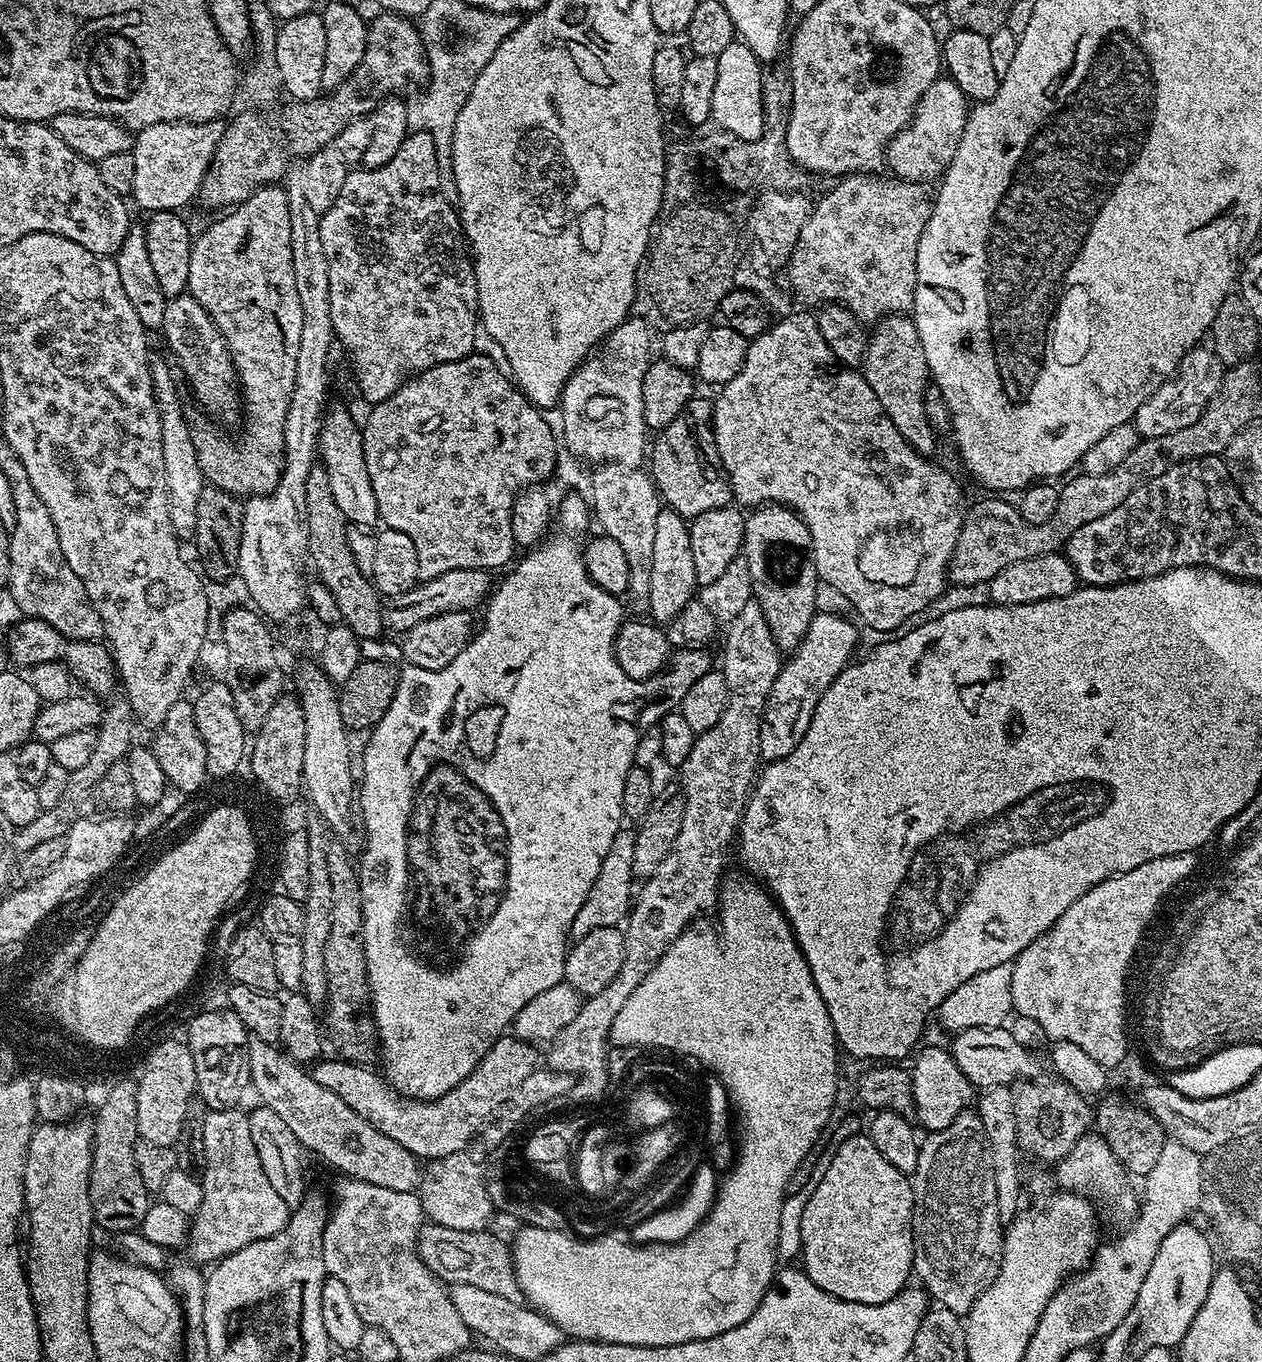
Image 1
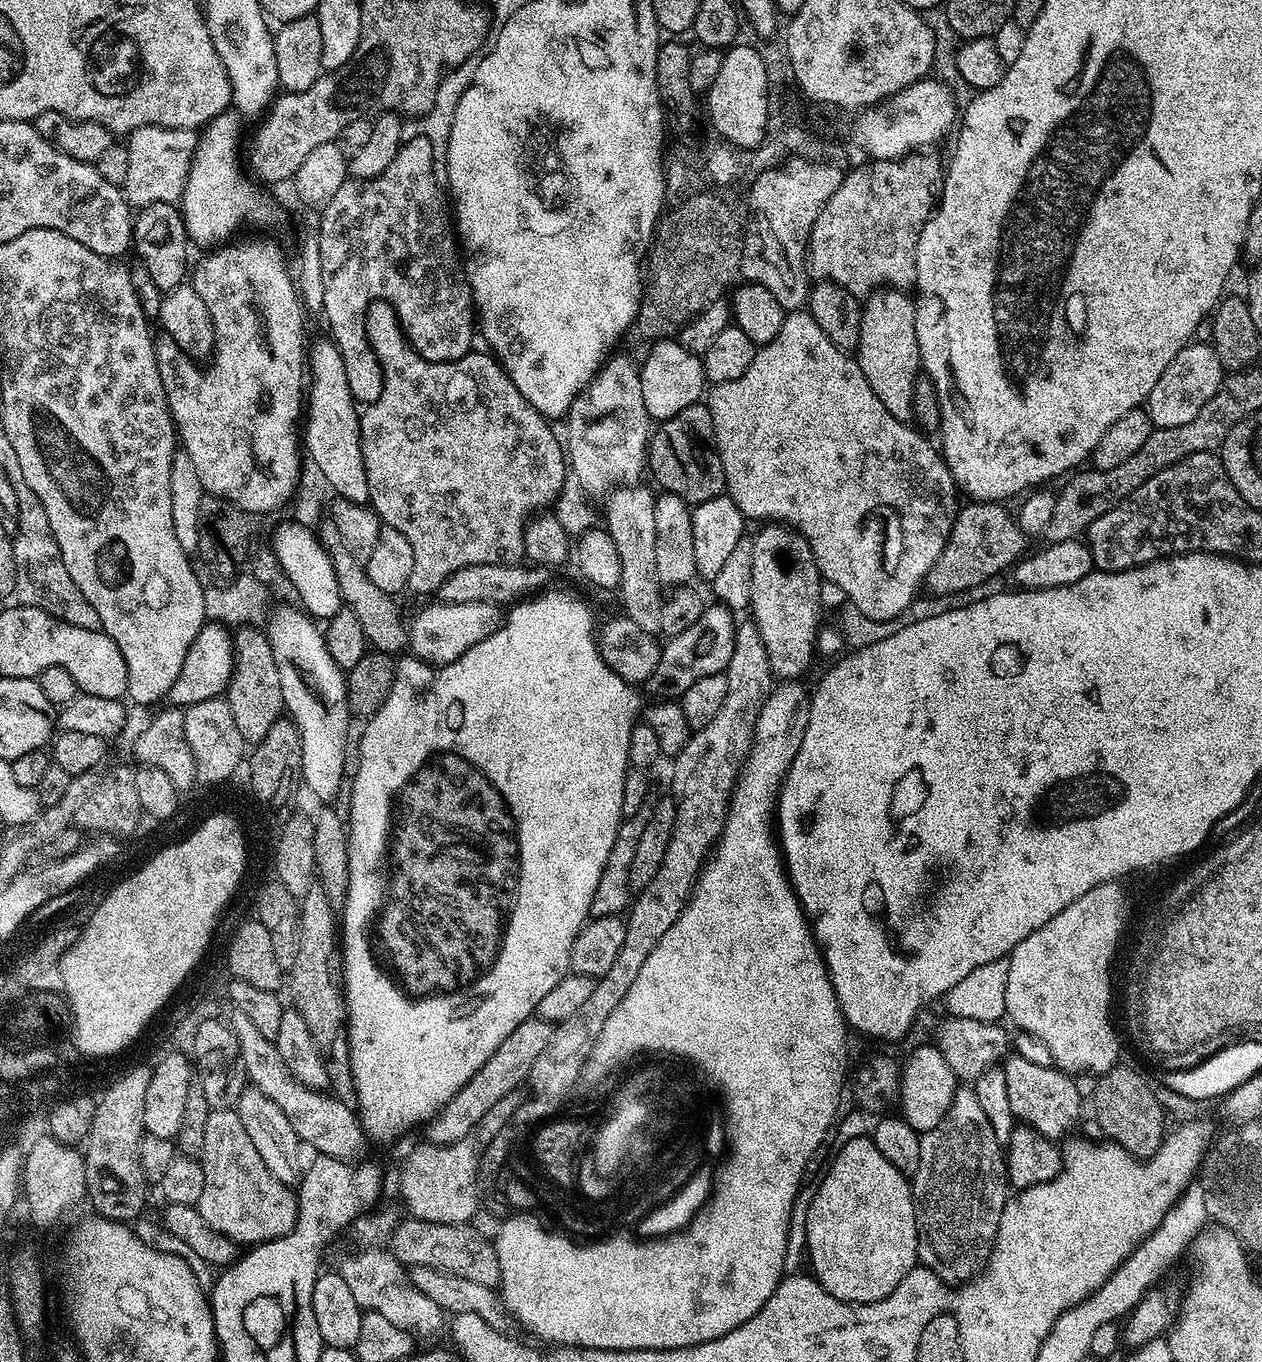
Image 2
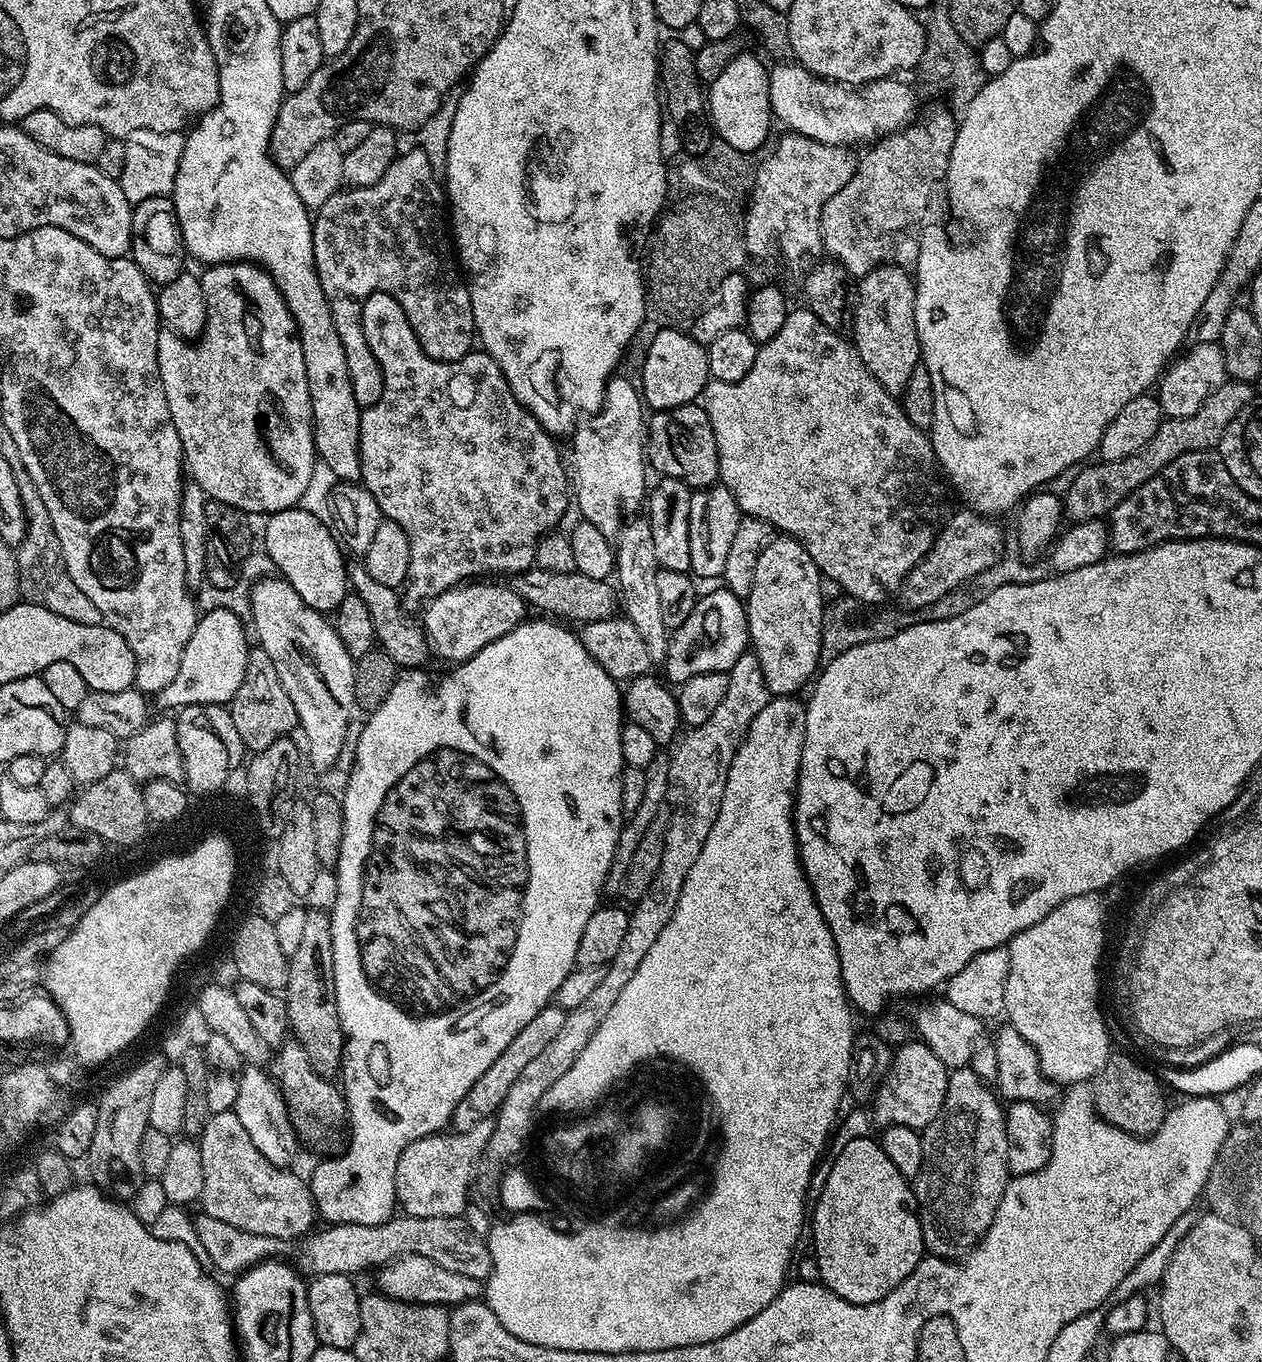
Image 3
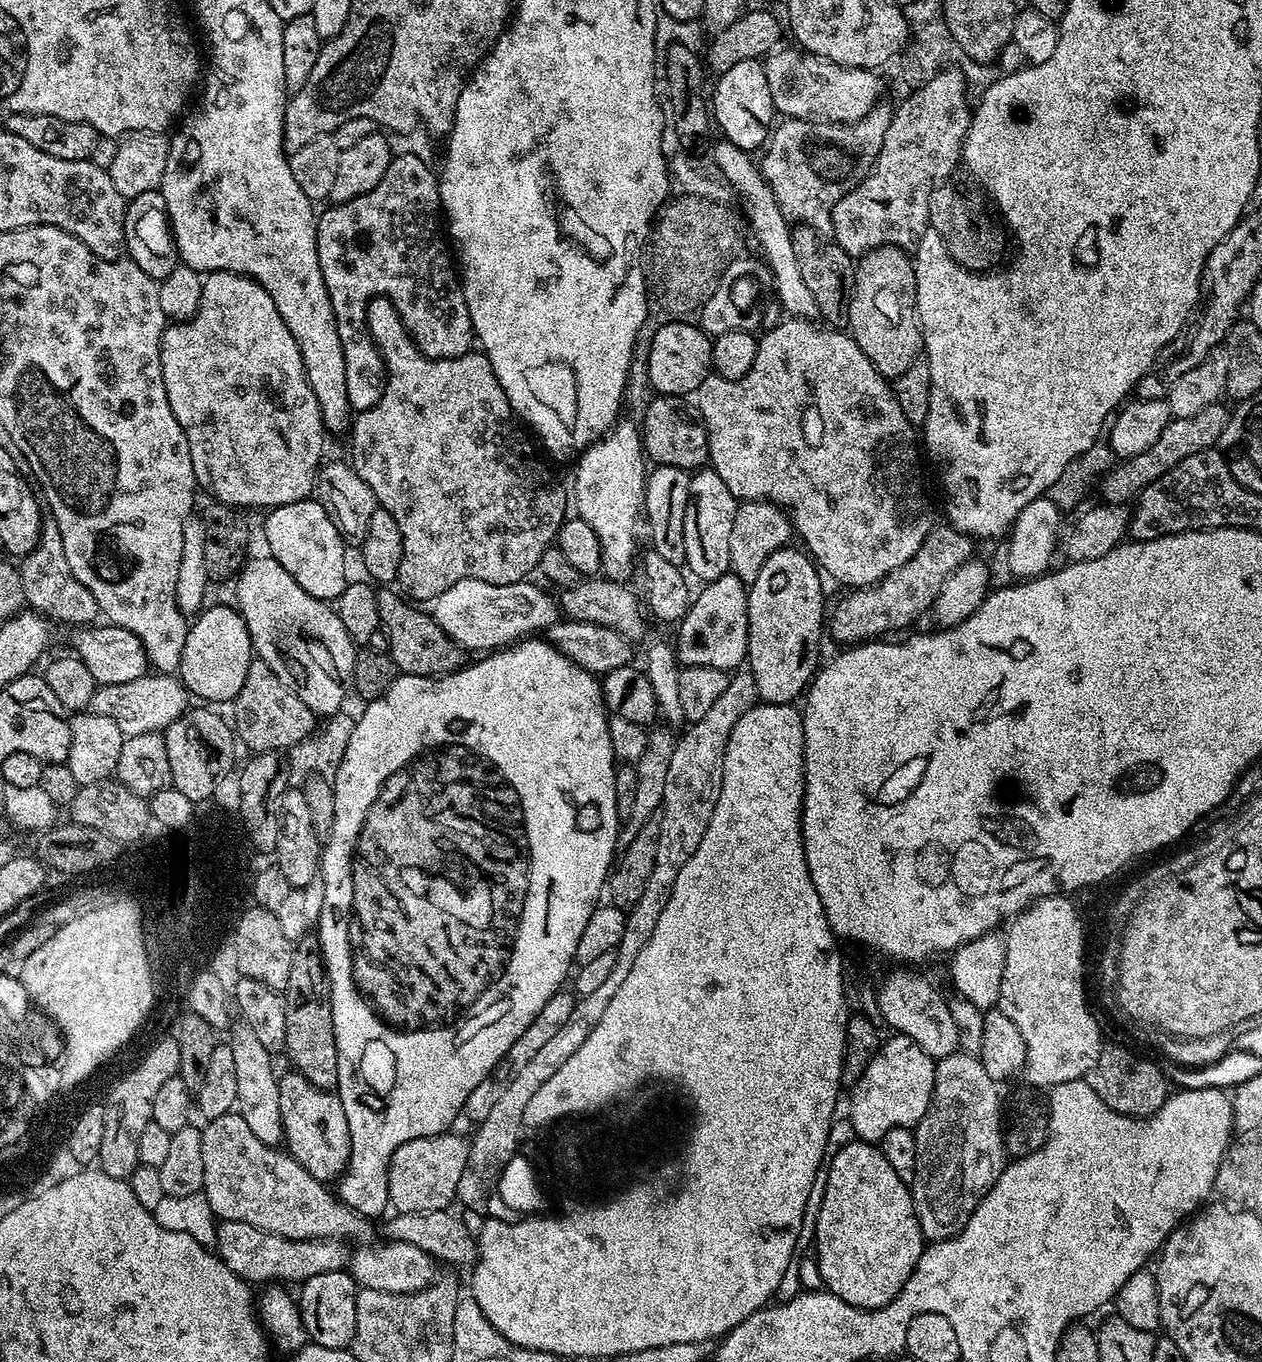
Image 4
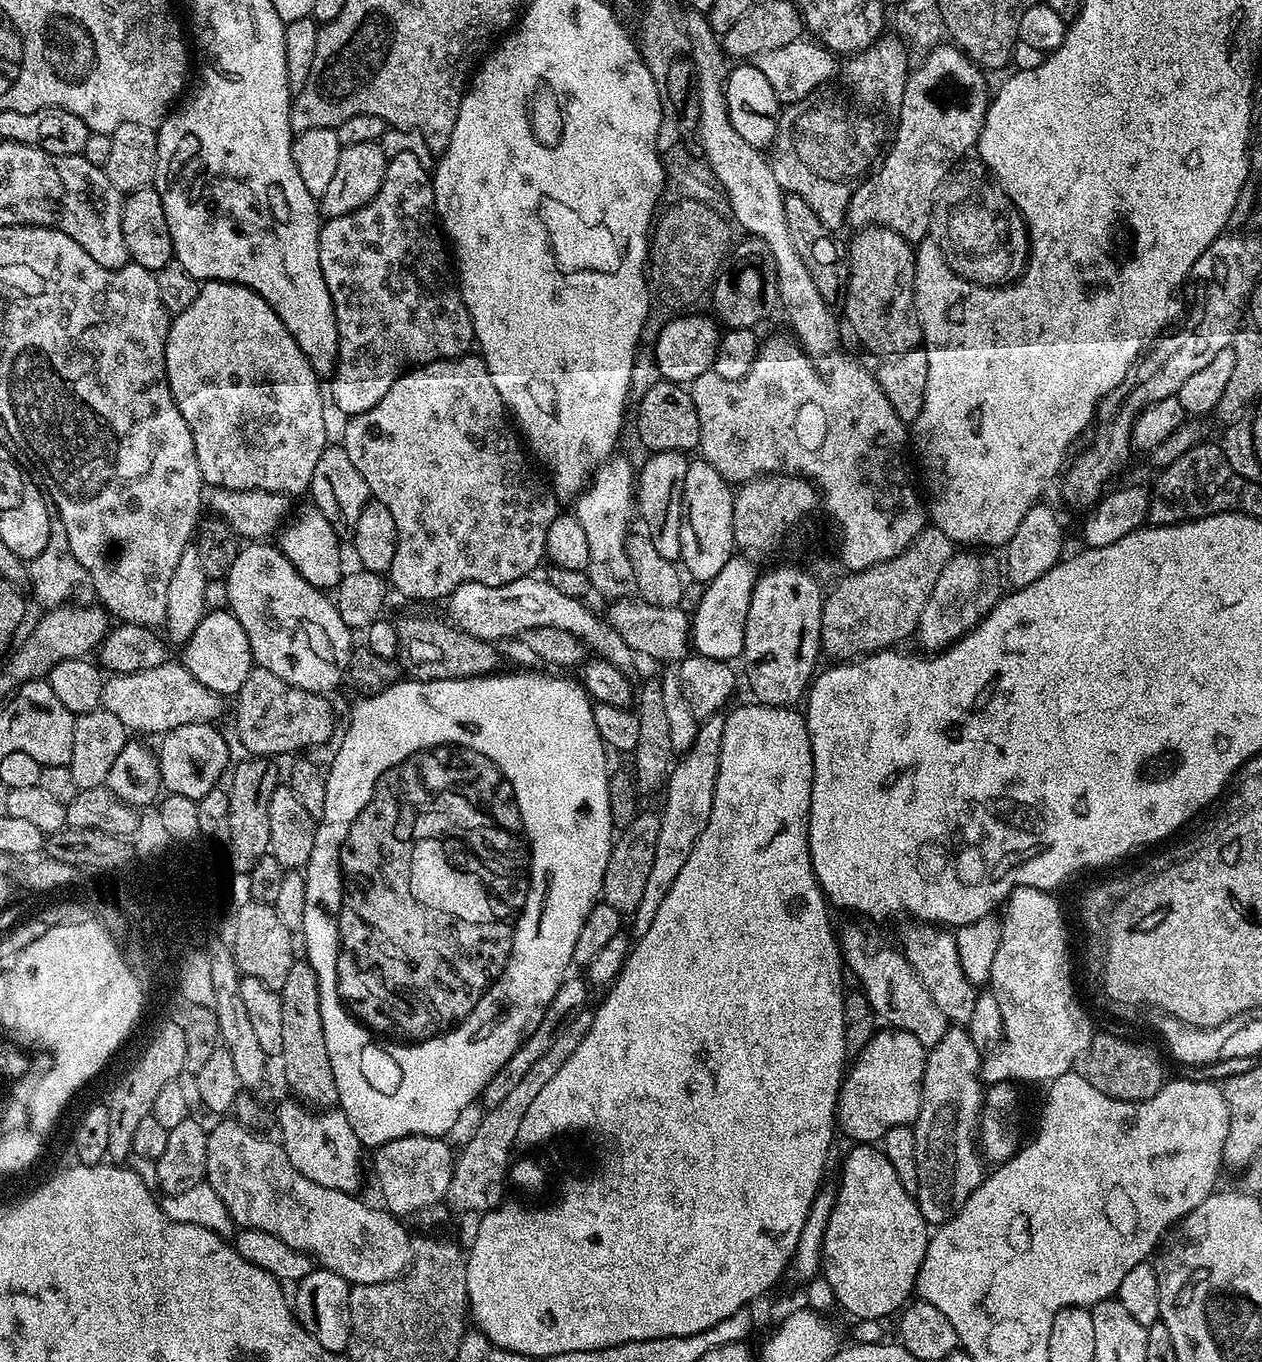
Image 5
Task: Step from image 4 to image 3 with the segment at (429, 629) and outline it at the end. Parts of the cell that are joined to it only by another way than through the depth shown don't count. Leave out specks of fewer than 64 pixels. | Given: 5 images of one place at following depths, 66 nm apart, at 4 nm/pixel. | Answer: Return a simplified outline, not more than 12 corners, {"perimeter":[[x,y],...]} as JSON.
{"perimeter":[[362,566],[350,588],[374,622],[376,644],[404,670],[425,667],[430,645],[401,593]]}

